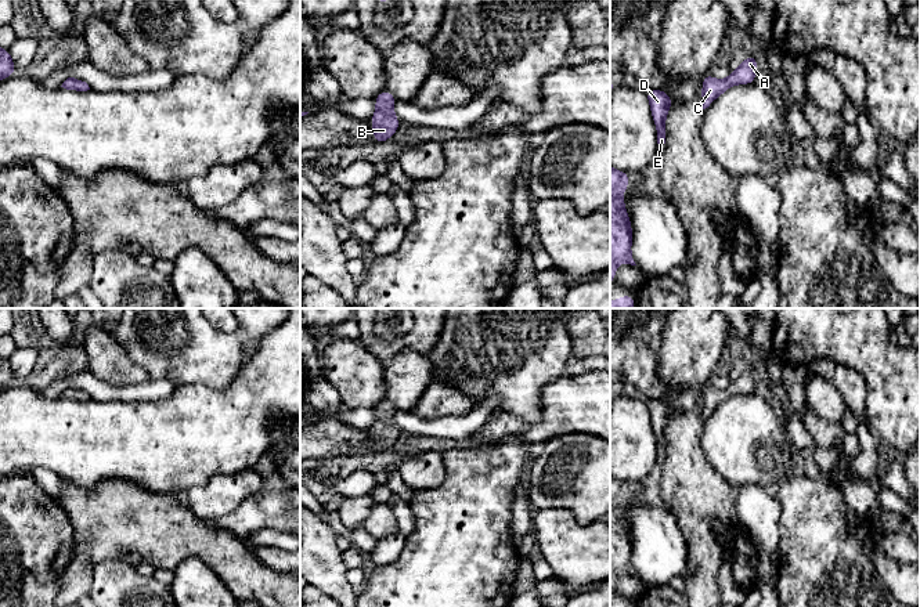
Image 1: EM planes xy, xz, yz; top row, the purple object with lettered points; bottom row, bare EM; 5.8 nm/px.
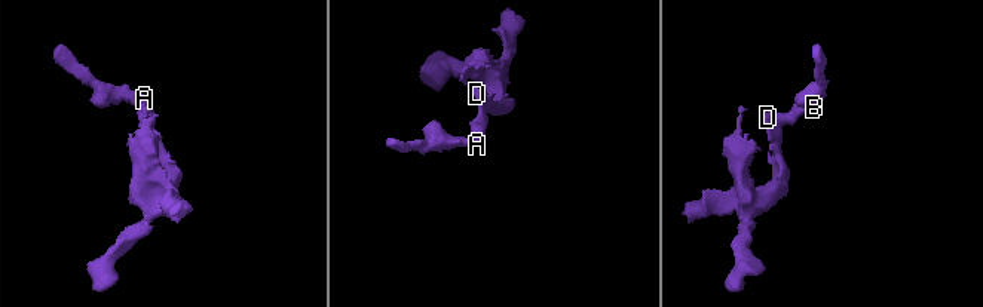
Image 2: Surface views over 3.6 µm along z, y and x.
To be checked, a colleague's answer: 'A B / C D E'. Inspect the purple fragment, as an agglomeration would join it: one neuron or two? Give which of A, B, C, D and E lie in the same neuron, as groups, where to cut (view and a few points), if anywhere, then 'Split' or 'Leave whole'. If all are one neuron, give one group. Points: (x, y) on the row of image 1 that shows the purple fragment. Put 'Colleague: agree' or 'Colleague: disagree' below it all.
Groups: A B C D E. No split. Leave whole
Colleague: disagree

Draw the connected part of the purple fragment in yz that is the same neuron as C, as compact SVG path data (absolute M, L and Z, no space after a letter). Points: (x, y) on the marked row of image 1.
M750 54L740 66L730 72L730 75L725 80L717 80L710 73L703 77L703 109L708 108L710 104L724 94L730 86L736 84L751 84L754 83L757 73L758 61L753 54Z

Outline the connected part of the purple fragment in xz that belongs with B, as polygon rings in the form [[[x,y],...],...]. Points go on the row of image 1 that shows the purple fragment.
[[[383,90],[375,98],[376,111],[369,122],[374,126],[372,133],[378,144],[389,140],[400,126],[400,120],[393,112],[393,106],[396,102],[397,100],[387,90]]]

